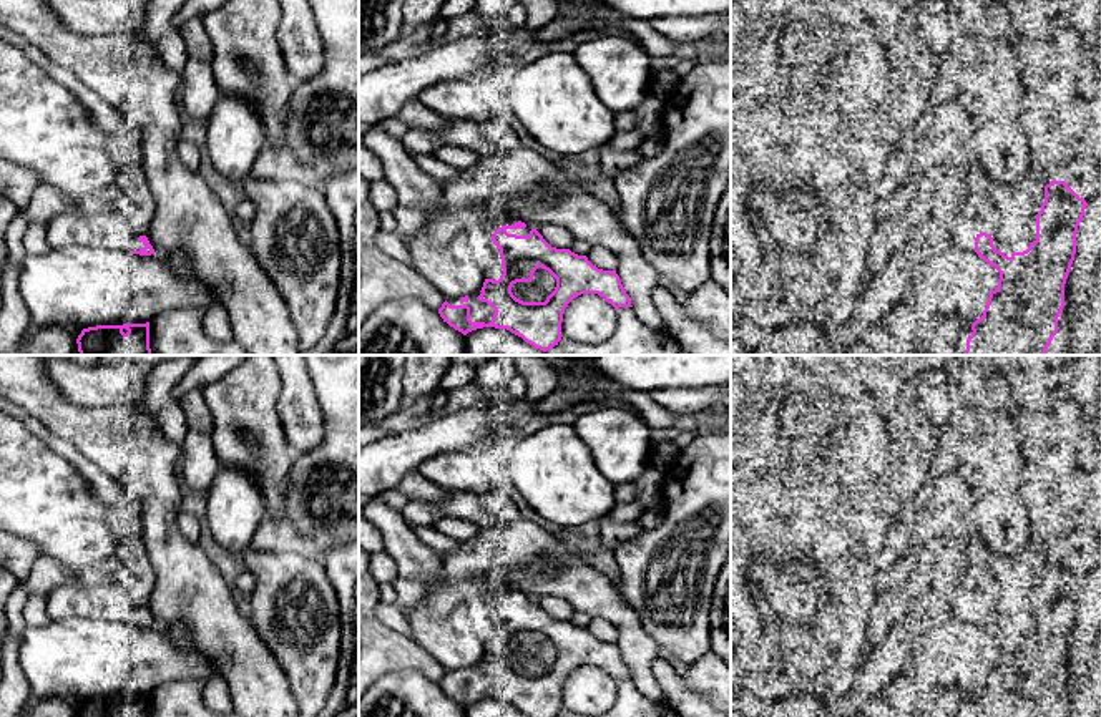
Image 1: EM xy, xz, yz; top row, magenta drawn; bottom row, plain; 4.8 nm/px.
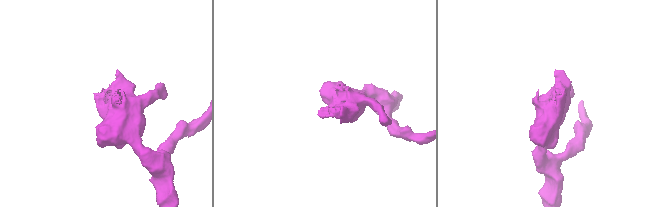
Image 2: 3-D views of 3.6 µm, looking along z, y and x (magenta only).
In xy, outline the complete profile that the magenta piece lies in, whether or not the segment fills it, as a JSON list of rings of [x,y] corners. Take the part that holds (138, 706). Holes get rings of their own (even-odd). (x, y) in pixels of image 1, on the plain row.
[[[149,694],[83,700],[78,717],[149,717]]]

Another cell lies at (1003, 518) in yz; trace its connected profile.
[[[1018,490],[985,496],[973,508],[991,561],[1013,561],[1031,544],[1030,508]]]

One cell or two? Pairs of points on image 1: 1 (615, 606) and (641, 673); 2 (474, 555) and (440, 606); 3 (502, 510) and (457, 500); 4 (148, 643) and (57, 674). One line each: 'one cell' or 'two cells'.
1: one cell
2: two cells
3: one cell
4: one cell

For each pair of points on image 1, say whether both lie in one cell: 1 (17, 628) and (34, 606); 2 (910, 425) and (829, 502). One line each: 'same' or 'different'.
1: different
2: same

